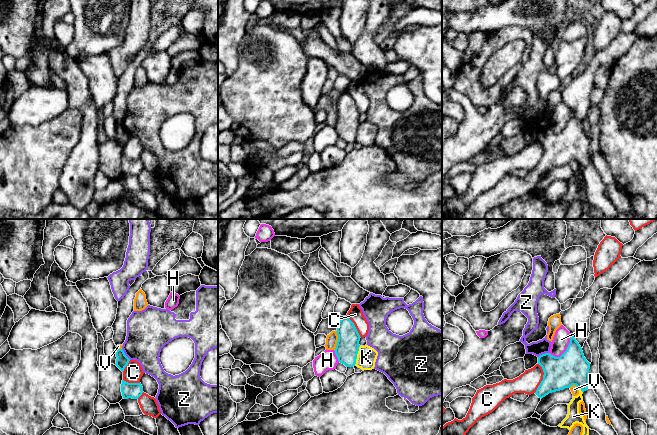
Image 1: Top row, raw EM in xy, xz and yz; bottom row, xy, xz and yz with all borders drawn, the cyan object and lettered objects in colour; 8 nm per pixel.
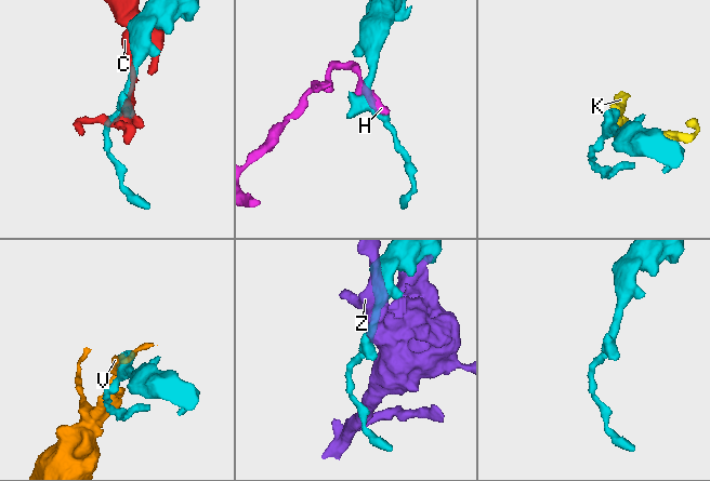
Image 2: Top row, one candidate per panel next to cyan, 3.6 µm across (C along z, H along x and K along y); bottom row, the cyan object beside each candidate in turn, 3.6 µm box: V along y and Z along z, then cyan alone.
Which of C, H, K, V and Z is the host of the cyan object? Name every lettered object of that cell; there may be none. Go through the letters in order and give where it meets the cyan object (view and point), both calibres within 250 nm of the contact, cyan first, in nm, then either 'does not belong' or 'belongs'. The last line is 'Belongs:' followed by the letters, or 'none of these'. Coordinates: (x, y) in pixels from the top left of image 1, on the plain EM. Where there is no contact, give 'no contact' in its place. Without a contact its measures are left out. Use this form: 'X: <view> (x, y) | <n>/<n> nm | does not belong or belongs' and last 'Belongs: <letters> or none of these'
C: yz (543, 154) | 280/170 nm | does not belong
H: yz (566, 126) | 280/140 nm | does not belong
K: xz (356, 132) | 180/160 nm | does not belong
V: xz (337, 117) | 180/100 nm | does not belong
Z: xy (124, 130) | 100/340 nm | does not belong
Belongs: none of these

